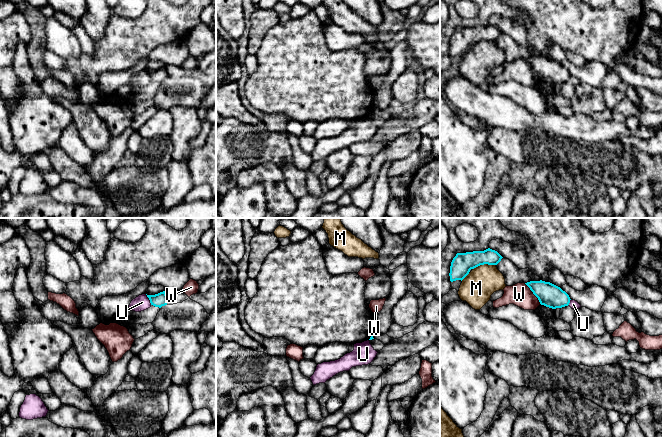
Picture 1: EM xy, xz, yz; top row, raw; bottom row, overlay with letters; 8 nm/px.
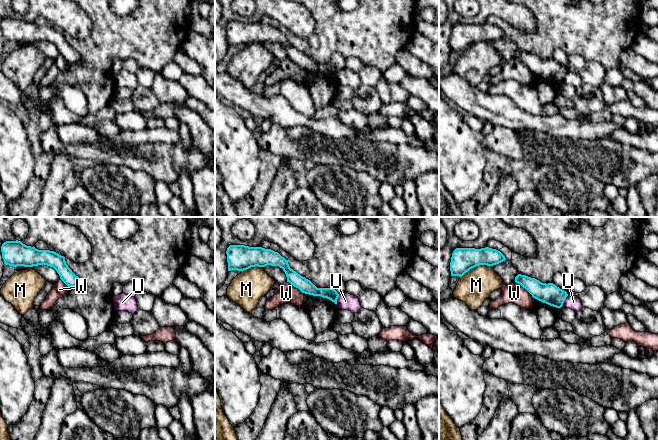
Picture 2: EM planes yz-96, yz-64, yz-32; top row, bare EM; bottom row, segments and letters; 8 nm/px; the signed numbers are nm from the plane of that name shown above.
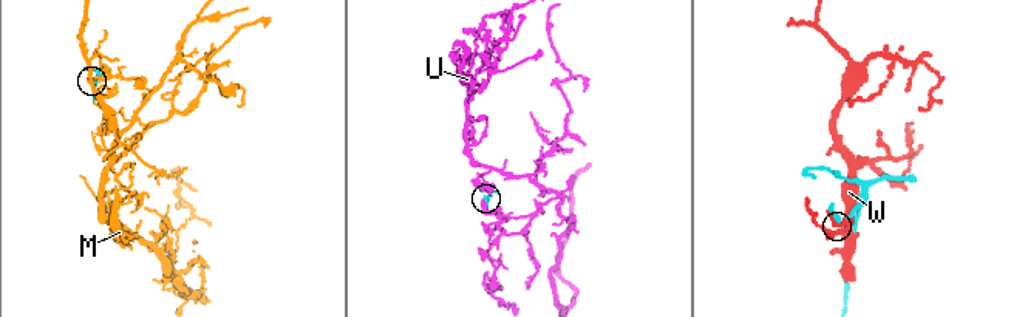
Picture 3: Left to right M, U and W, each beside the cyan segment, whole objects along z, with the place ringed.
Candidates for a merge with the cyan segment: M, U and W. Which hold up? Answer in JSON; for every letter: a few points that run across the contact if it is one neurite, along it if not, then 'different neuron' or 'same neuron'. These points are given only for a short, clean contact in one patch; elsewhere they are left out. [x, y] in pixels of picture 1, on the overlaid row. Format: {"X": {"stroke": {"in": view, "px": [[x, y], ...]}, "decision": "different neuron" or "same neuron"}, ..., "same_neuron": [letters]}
{"M": {"decision": "different neuron"}, "U": {"stroke": {"in": "xy", "px": [[145, 294], [151, 304]]}, "decision": "different neuron"}, "W": {"decision": "different neuron"}, "same_neuron": []}

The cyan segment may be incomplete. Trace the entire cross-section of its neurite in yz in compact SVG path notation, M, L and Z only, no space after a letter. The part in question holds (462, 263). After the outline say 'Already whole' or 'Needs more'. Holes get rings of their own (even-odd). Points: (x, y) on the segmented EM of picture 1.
M490 248L484 251L457 253L450 266L450 281L463 280L470 272L480 265L497 265L503 257Z. Already whole

